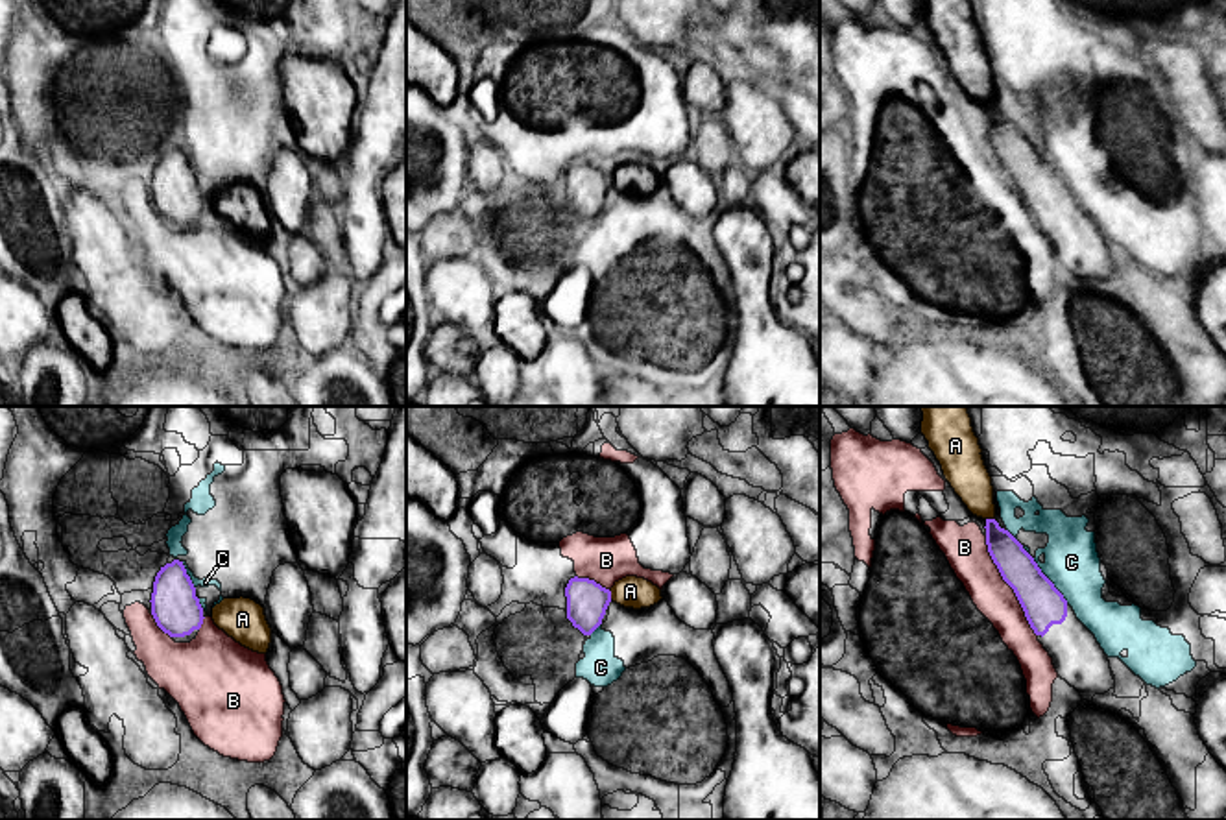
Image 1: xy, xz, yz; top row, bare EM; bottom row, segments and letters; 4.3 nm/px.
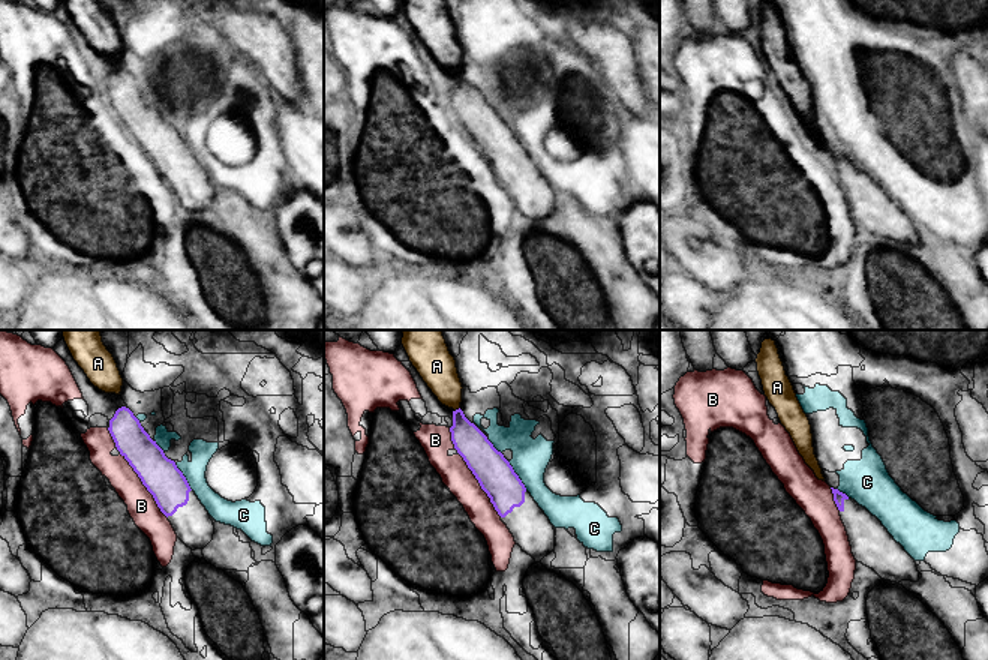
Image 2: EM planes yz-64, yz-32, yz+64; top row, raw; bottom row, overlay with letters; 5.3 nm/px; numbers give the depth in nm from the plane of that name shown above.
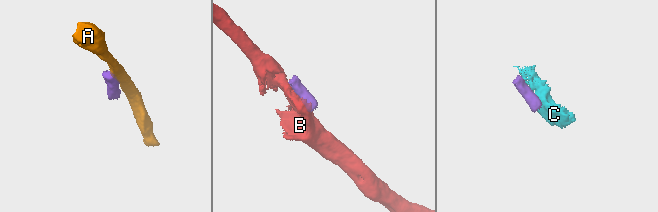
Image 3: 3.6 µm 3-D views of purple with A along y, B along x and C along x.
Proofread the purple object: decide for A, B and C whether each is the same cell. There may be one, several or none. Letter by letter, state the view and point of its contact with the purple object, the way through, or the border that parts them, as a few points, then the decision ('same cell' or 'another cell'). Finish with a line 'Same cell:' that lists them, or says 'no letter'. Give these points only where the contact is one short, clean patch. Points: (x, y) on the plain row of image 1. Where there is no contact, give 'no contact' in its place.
A: meets purple in xz at (610, 181); border along xz (610, 178), (612, 185); another cell
B: meets purple in yz at (1009, 170); another cell
C: meets purple in yz at (1049, 167); another cell
Same cell: no letter

